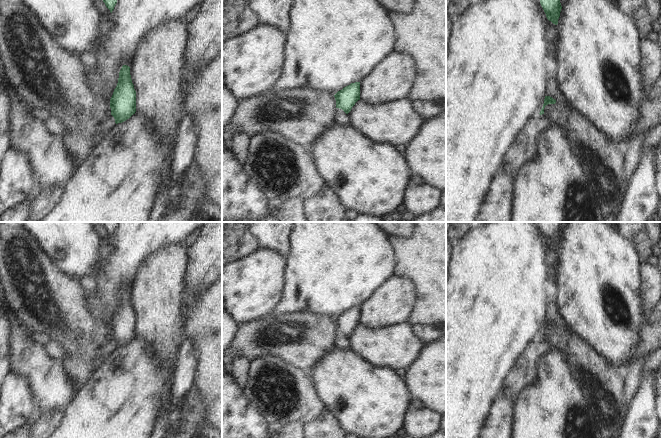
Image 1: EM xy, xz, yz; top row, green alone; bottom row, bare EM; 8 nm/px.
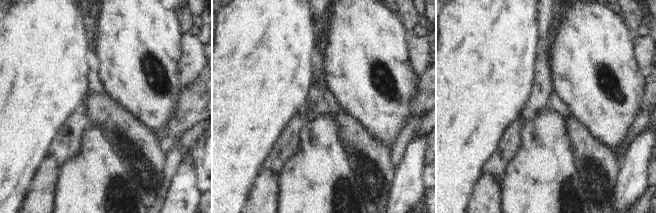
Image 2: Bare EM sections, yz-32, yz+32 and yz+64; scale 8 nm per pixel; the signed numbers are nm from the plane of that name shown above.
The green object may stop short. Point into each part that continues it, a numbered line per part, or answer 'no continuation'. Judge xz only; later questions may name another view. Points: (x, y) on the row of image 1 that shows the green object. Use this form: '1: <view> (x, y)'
no continuation

